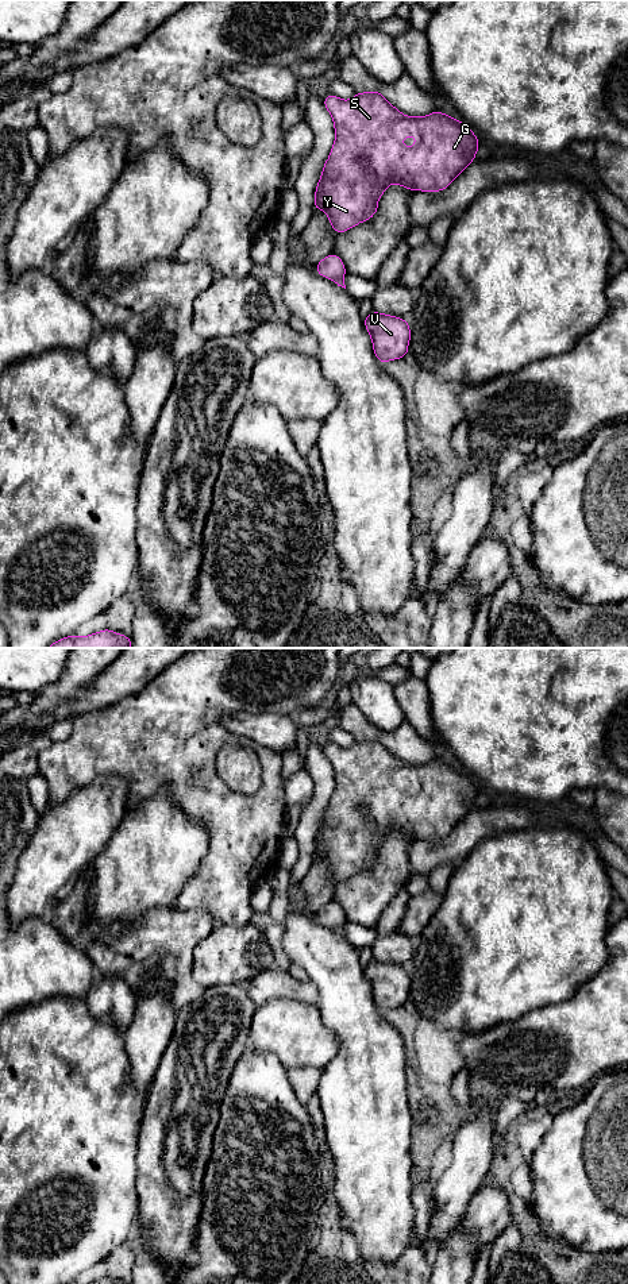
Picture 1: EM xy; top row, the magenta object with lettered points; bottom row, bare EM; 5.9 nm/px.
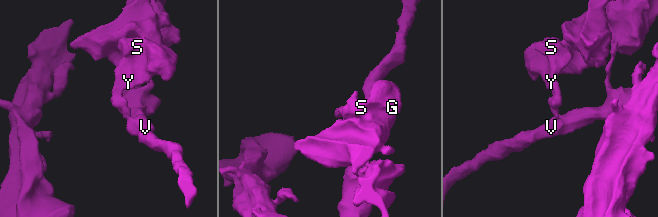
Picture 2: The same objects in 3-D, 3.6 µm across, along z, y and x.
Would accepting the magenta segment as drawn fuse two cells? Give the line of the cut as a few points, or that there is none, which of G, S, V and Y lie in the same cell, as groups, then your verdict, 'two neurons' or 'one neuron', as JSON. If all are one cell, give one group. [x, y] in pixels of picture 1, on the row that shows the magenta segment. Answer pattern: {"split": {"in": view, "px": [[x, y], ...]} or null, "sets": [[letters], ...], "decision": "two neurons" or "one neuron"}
{"split": {"in": "xy", "px": [[342, 277], [334, 280]]}, "sets": [["G", "S", "Y"], ["V"]], "decision": "two neurons"}

